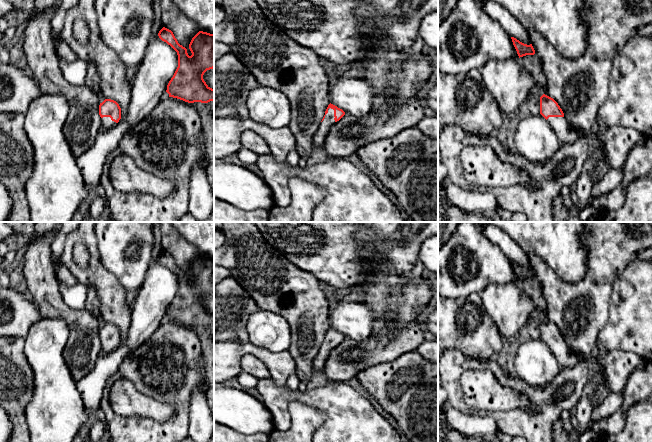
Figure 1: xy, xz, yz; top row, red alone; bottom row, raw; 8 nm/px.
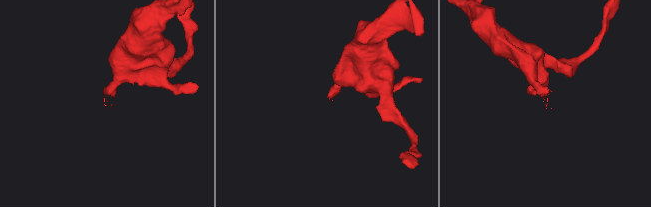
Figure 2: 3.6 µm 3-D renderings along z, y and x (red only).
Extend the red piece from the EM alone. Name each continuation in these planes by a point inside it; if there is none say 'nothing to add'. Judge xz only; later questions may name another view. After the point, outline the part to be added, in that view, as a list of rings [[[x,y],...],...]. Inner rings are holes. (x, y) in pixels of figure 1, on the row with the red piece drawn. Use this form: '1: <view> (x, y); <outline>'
1: xz (318, 140); [[[329,108],[324,120],[320,123],[314,137],[313,145],[315,150],[321,150],[330,128],[336,123],[334,120],[334,110]]]

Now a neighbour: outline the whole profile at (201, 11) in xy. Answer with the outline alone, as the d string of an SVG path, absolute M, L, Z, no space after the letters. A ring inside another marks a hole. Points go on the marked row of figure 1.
M172 0L190 19L198 24L199 30L214 34L214 0Z

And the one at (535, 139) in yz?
M530 114L519 121L514 145L516 151L527 160L544 165L554 156L561 143L548 120L541 114Z

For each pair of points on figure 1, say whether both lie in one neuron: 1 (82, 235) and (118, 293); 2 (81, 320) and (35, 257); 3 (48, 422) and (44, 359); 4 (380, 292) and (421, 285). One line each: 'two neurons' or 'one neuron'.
1: one neuron
2: one neuron
3: one neuron
4: one neuron

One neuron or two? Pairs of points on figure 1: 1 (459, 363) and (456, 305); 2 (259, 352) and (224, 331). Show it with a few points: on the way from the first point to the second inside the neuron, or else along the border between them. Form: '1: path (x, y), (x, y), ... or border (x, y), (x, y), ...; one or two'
1: border (448, 349), (458, 349), (465, 355), (480, 358); two
2: border (247, 339), (224, 341); two

